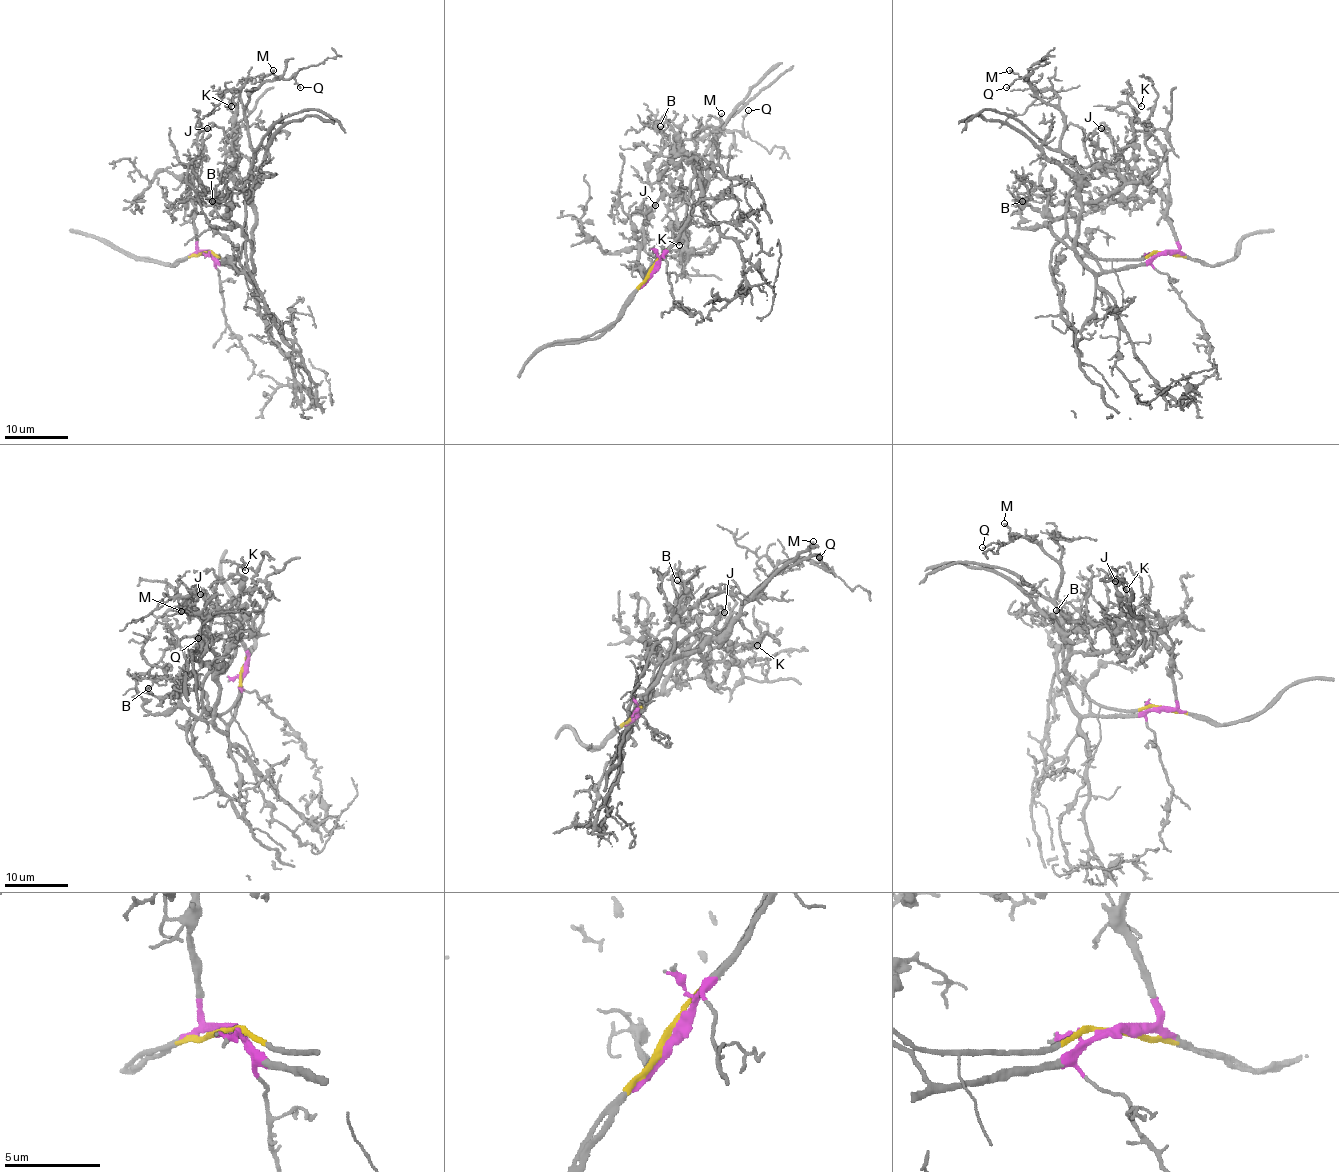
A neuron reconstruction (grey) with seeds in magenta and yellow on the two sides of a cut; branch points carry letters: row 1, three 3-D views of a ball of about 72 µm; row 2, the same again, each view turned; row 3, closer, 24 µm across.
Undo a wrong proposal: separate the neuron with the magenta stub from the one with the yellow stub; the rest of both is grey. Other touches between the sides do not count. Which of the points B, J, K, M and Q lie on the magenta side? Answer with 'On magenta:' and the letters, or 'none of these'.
On magenta: B, J, K

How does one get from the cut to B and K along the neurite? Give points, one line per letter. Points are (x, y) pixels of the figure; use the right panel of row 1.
B: (1164, 253), (1119, 269), (1092, 271), (1049, 226), (1047, 207), (1052, 204), (1035, 194), (1022, 201)
K: (1164, 253), (1095, 273), (1075, 247), (1081, 207), (1124, 183), (1127, 98), (1140, 106)

